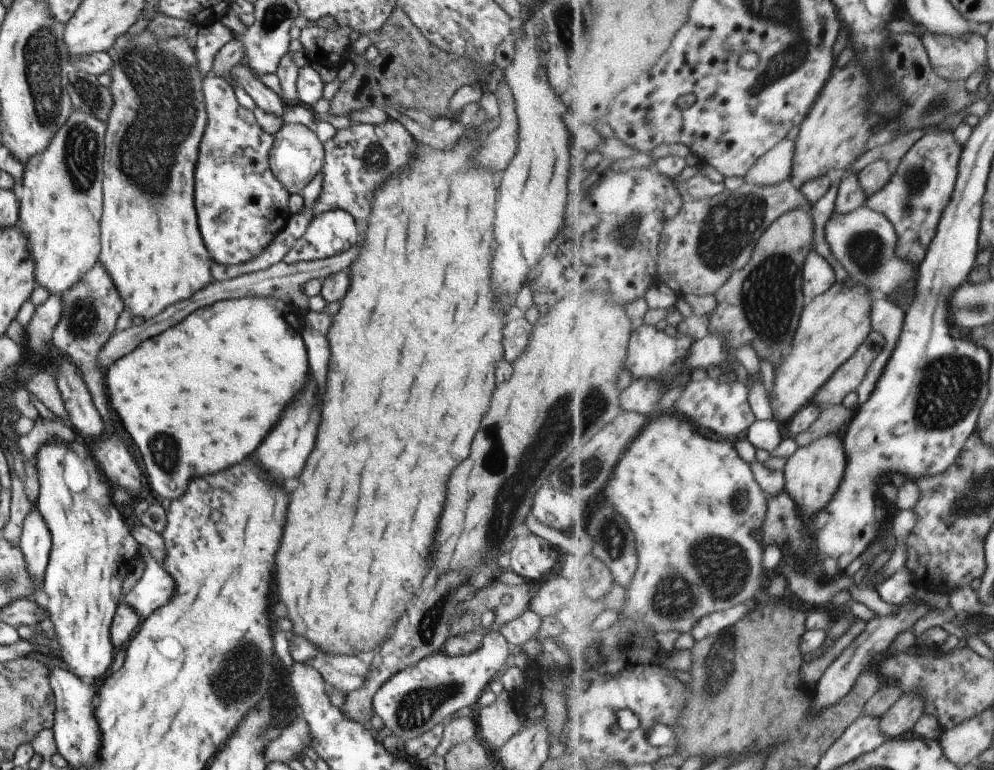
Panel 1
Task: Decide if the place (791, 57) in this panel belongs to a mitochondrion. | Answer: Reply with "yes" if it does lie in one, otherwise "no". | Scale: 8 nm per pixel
yes

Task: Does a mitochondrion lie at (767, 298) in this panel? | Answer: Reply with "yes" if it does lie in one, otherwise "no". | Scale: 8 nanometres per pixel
yes

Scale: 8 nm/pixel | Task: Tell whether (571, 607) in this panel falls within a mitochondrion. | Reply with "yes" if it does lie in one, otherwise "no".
no

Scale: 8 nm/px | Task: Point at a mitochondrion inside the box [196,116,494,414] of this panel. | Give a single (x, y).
(374, 157)

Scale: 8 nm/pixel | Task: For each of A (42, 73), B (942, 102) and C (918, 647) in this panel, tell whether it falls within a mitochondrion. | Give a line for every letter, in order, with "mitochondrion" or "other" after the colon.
A: mitochondrion
B: mitochondrion
C: other

